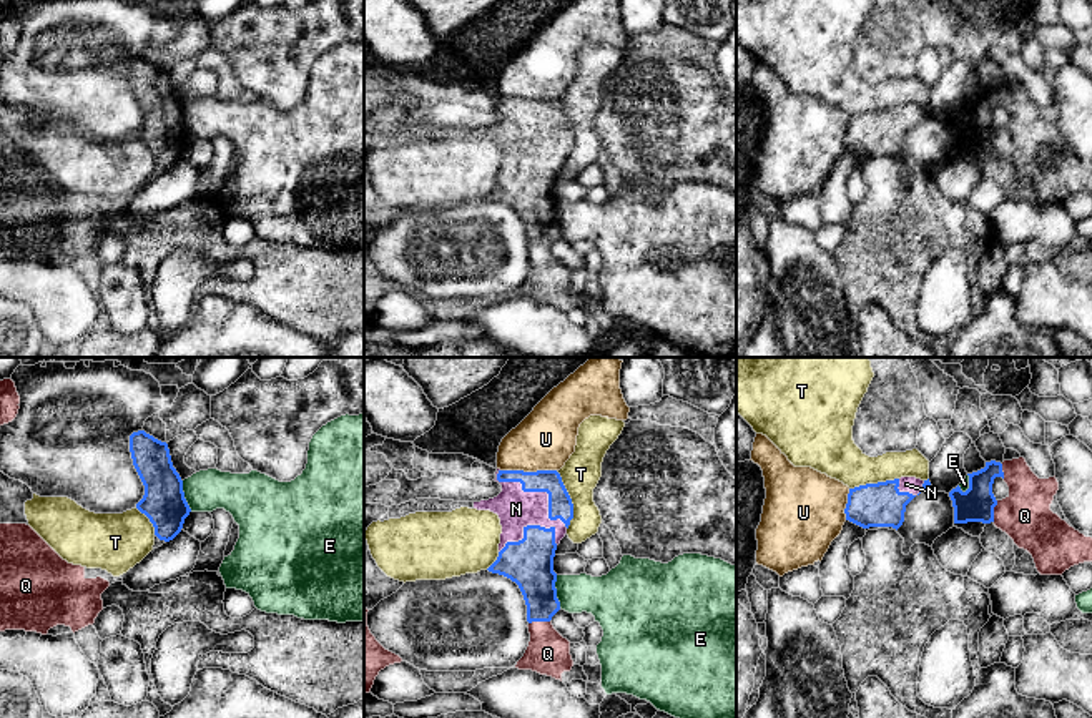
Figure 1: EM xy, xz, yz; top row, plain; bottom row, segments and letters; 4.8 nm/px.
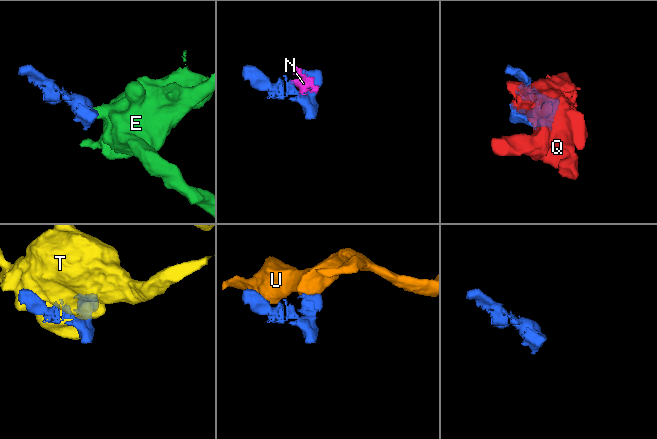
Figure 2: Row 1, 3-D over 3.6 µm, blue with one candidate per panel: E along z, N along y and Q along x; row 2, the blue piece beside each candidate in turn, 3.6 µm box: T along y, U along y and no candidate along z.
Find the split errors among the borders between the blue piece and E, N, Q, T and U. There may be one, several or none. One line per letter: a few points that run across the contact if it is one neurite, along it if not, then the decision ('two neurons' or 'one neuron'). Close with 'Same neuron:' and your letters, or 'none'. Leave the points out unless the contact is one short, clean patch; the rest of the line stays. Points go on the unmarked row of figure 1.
E: line xz (555, 203), (555, 225), (560, 235); two neurons
N: one neuron
Q: one neuron
T: two neurons
U: line xz (501, 97), (555, 98); two neurons
Same neuron: N, Q

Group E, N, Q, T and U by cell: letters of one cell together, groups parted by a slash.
E / N Q / T / U

